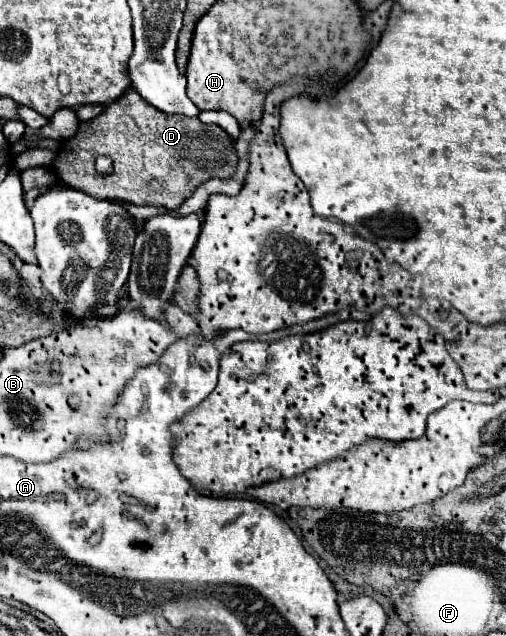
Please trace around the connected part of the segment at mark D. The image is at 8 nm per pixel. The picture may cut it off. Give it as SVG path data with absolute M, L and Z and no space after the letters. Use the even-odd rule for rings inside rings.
M127 89L127 93L117 101L113 101L101 115L81 123L73 139L67 139L59 145L55 171L61 177L61 181L97 199L127 201L133 205L159 205L169 211L177 211L183 205L183 201L187 201L195 193L195 189L201 183L213 177L217 179L233 177L237 171L237 161L239 157L237 157L235 141L219 125L203 125L197 117L159 113L157 109L151 109L151 105L147 105L139 97L139 93ZM101 155L113 161L113 173L107 177L101 177L95 171L95 159Z

